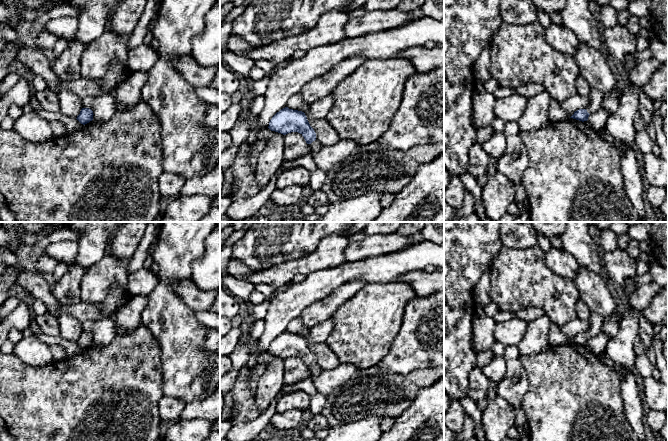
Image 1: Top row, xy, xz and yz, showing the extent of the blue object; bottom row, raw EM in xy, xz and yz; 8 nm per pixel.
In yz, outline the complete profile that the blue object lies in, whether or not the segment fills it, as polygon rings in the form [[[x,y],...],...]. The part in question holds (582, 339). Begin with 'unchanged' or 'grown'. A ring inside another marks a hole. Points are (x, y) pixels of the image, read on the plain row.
grown; [[[591,312],[589,324],[590,328],[586,333],[579,333],[574,336],[574,338],[570,341],[579,345],[587,345],[590,338],[593,338],[601,333],[602,325],[604,320],[602,317],[595,312]]]

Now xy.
unchanged; [[[82,332],[80,338],[77,340],[77,344],[85,349],[93,344],[93,335],[89,332]]]

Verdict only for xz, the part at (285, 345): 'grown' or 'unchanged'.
grown

